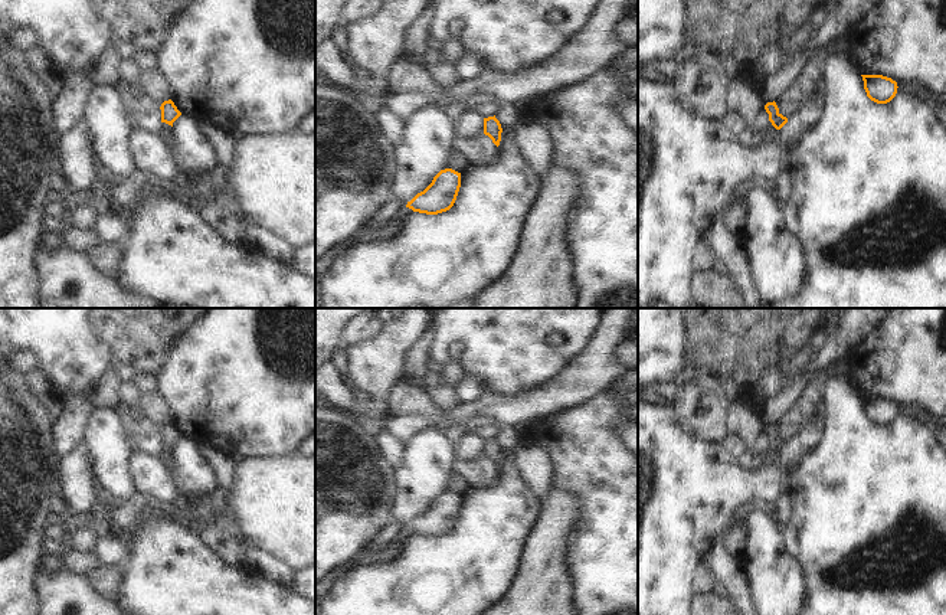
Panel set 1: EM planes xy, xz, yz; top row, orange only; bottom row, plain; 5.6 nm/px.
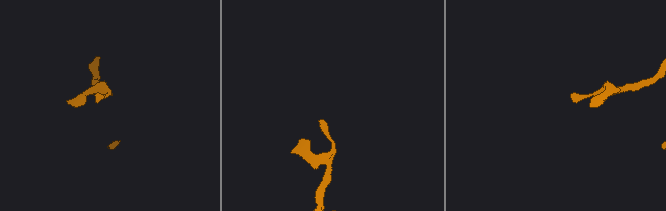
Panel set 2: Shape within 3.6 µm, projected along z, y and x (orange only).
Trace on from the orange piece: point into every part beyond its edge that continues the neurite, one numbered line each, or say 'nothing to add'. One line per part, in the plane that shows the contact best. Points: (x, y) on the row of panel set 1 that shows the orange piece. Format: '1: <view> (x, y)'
1: xy (166, 134)

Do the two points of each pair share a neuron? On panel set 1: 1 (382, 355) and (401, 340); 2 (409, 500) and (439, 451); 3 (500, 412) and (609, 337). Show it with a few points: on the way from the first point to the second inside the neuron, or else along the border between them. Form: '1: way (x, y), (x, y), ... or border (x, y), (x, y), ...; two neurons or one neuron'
1: way (386, 350), (396, 340); one neuron
2: way (415, 488), (428, 463); one neuron
3: way (527, 406), (555, 395), (585, 365); one neuron

